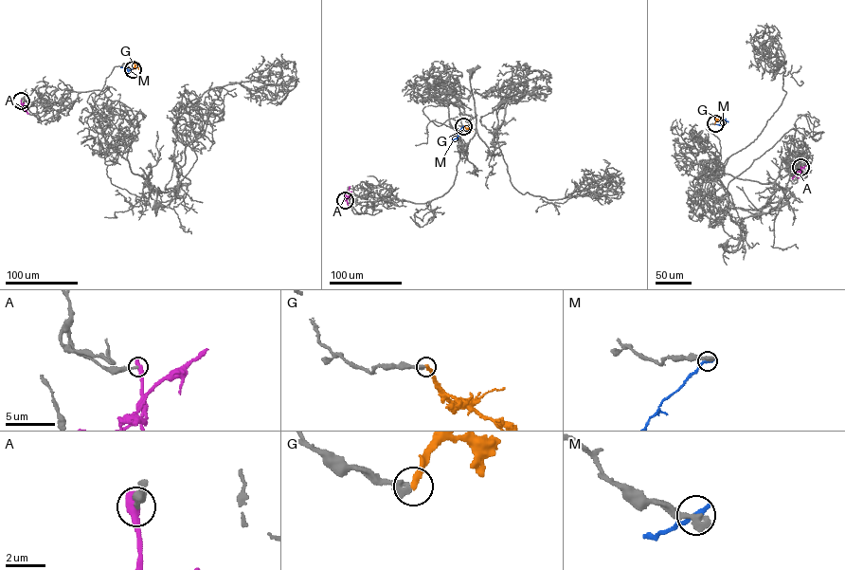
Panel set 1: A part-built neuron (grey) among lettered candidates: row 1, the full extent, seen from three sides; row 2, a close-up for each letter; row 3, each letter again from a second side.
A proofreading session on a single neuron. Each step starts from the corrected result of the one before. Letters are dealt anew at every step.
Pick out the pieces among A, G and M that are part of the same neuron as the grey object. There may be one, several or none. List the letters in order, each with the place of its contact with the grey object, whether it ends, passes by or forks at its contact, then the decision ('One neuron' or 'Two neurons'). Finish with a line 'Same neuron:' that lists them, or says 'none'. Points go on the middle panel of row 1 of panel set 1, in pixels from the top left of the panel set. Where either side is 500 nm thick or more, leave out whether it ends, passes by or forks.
A: Touches grey at (345, 200). Two neurons
G: Touches grey at (464, 125). It ends there. Two neurons
M: Touches grey at (463, 126). It ends there. Two neurons
Same neuron: none

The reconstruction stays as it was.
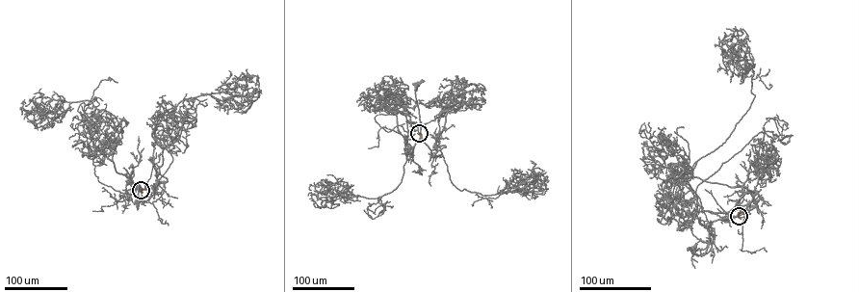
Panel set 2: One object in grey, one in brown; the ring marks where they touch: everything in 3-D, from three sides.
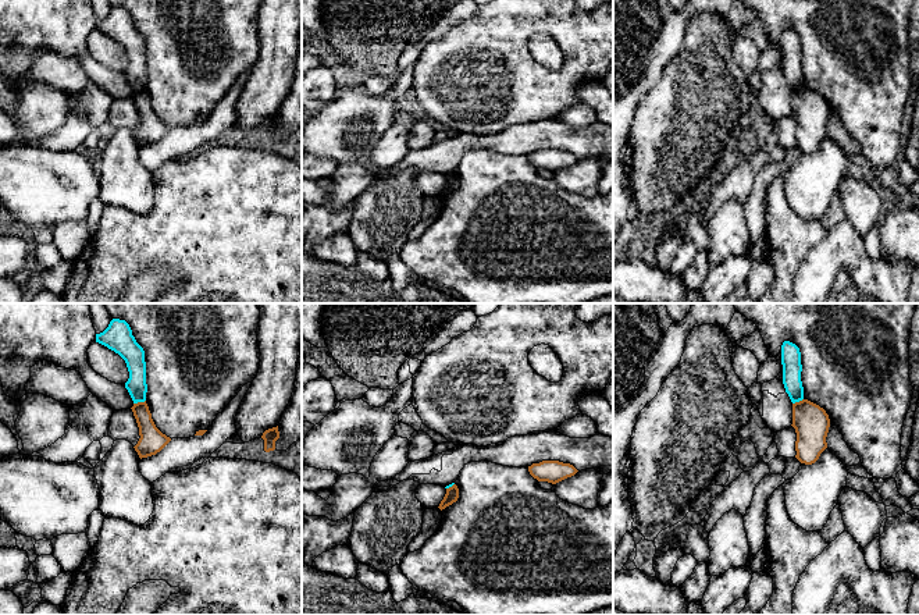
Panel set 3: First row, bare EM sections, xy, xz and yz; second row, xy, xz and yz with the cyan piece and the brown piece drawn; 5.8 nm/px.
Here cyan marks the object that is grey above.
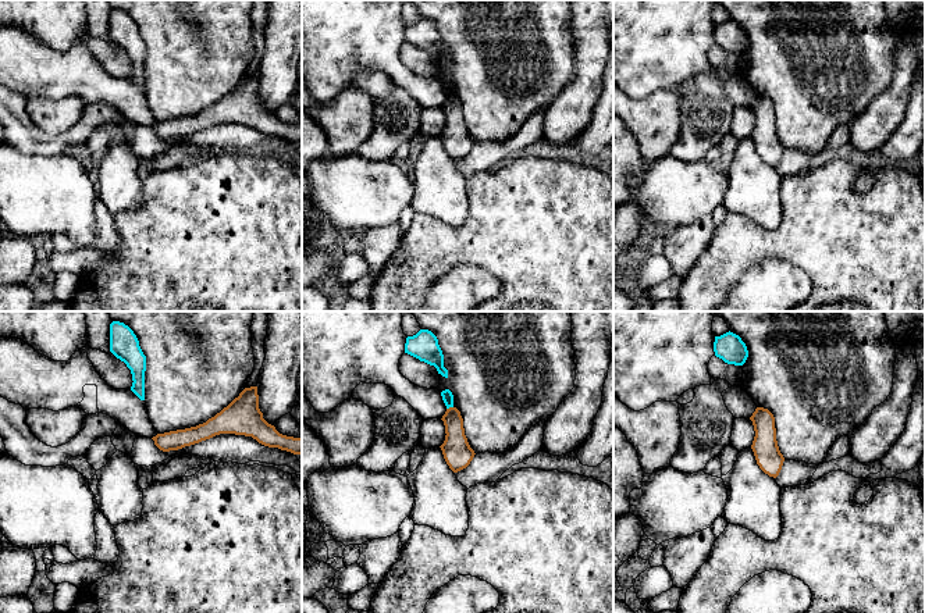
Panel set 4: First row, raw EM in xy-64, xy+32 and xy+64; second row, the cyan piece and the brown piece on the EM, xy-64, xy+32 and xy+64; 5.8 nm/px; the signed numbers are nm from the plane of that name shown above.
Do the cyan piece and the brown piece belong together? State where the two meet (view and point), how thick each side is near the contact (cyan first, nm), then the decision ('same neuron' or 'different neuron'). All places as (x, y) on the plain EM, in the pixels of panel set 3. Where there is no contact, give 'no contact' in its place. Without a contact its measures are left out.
contact xy (139, 89); calibres 120 and 150 nm; different neuron

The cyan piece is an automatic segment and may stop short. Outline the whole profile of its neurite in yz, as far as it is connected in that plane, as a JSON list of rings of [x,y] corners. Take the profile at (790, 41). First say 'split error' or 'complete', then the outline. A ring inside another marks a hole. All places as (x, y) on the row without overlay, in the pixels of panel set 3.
complete; [[[784,29],[781,33],[783,72],[792,92],[804,88],[804,75],[801,70],[801,40],[799,36]]]

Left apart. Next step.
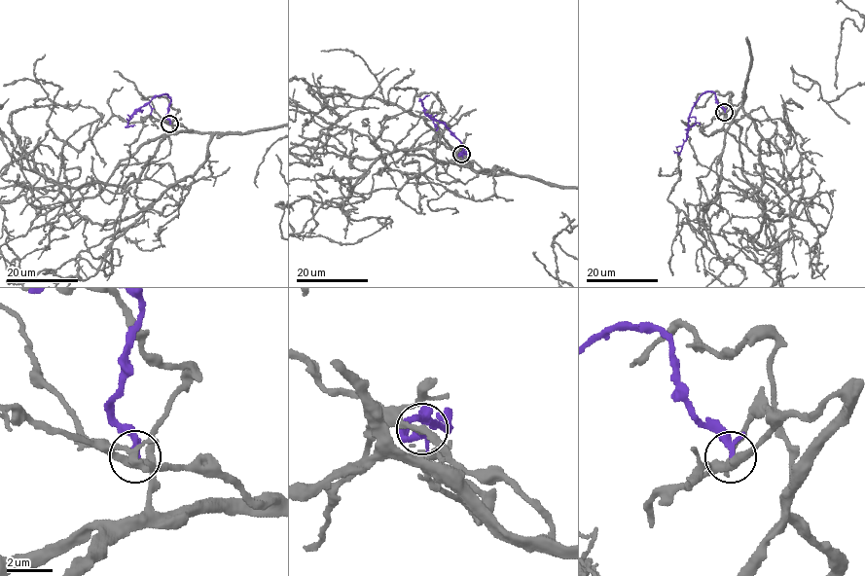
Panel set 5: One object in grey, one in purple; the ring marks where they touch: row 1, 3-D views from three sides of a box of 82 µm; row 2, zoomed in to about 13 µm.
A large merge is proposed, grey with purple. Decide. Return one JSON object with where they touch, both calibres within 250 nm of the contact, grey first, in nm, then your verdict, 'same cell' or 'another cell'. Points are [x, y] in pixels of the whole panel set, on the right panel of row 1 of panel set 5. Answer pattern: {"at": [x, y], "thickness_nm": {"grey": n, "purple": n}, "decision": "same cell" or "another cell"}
{"at": [724, 112], "thickness_nm": {"grey": 280, "purple": 280}, "decision": "another cell"}

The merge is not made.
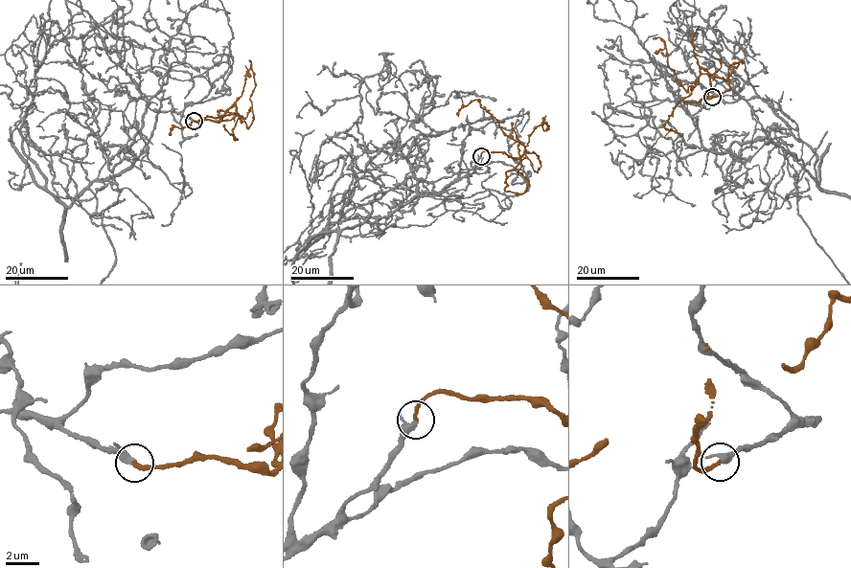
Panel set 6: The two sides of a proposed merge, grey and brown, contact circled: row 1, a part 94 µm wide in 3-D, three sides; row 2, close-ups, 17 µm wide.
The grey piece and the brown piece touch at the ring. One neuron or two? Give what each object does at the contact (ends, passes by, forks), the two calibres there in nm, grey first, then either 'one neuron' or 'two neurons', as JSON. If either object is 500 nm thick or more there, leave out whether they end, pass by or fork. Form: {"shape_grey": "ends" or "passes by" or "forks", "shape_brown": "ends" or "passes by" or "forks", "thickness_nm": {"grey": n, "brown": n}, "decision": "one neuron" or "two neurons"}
{"shape_grey": "passes by", "shape_brown": "ends", "thickness_nm": {"grey": 300, "brown": 180}, "decision": "one neuron"}

